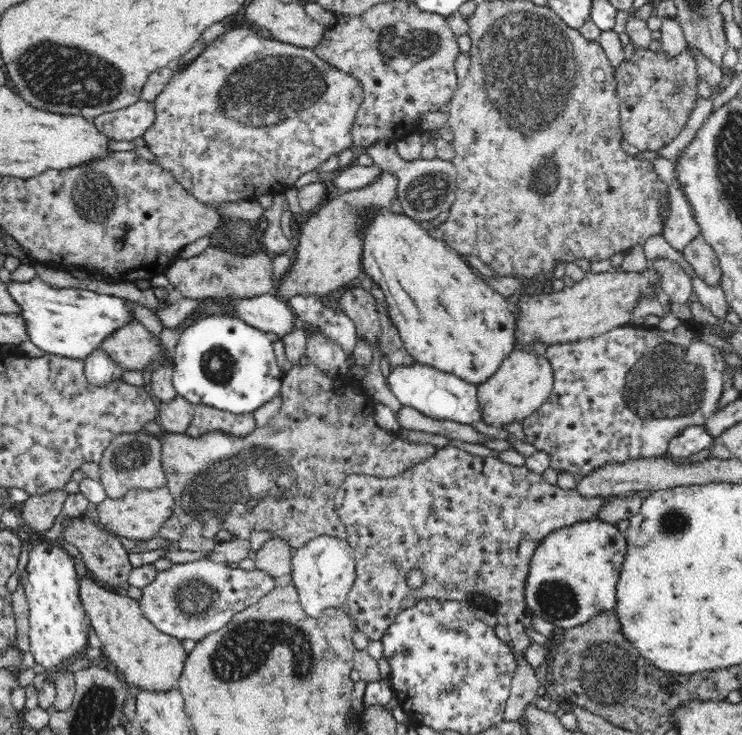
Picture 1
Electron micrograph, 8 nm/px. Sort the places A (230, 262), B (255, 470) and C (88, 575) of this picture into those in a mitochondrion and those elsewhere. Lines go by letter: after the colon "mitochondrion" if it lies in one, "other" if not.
A: mitochondrion
B: mitochondrion
C: other

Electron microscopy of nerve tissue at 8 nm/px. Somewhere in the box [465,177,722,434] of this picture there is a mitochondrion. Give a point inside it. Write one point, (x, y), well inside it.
(670, 381)

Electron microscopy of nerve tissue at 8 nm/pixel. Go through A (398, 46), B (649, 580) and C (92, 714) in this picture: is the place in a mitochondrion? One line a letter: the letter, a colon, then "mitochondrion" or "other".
A: mitochondrion
B: other
C: mitochondrion

